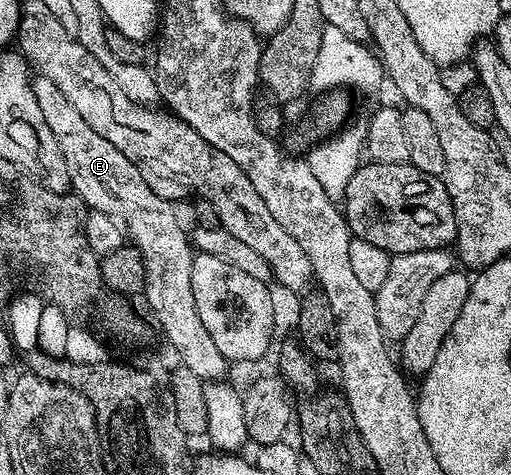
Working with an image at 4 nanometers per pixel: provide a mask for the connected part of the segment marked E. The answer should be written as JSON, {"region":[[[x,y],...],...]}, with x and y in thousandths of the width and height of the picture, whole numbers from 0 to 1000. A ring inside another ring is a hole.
{"region":[[[68,160],[63,171],[65,194],[70,196],[72,221],[86,244],[88,261],[94,263],[117,309],[119,326],[125,331],[127,356],[133,360],[139,400],[166,427],[174,442],[196,448],[211,448],[223,455],[247,478],[249,497],[256,514],[276,528],[282,543],[284,608],[280,627],[286,629],[297,651],[323,709],[333,718],[342,739],[352,747],[354,766],[364,768],[378,785],[384,785],[397,802],[431,802],[442,789],[448,762],[431,743],[423,722],[399,691],[391,659],[384,653],[384,629],[376,619],[376,549],[382,531],[370,493],[360,491],[356,474],[341,440],[342,429],[290,396],[288,383],[272,366],[266,347],[252,339],[250,331],[237,322],[215,297],[188,280],[184,272],[157,242],[133,204],[117,194],[106,173],[82,160]]]}

